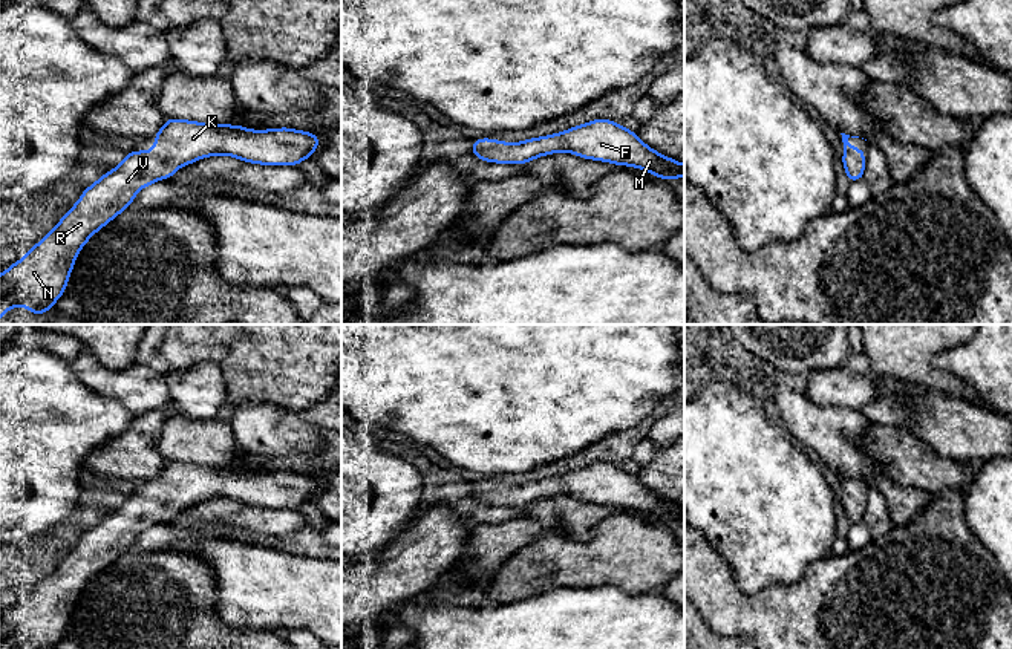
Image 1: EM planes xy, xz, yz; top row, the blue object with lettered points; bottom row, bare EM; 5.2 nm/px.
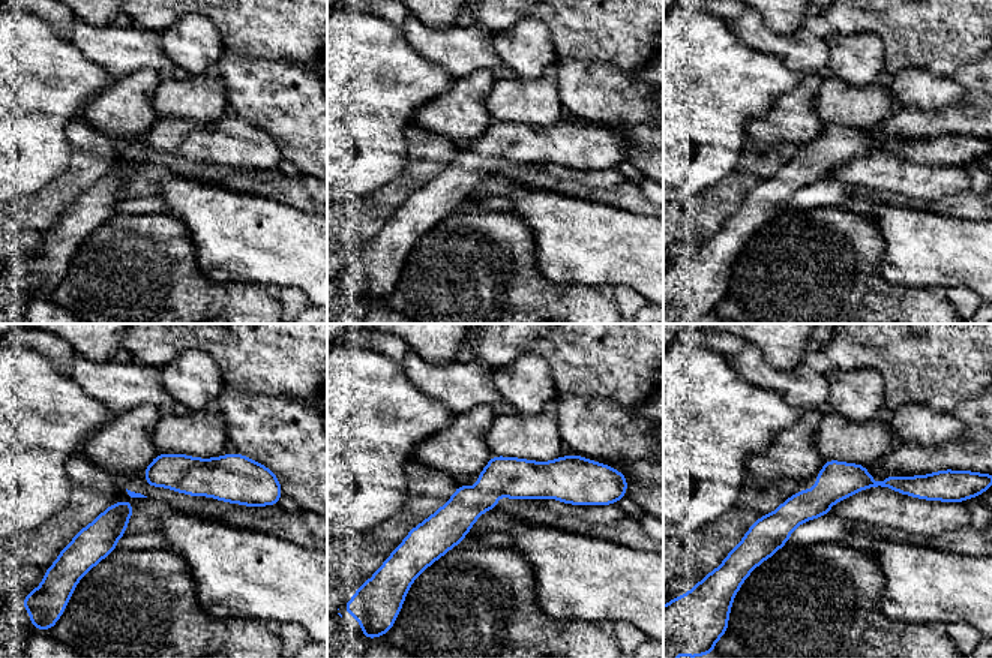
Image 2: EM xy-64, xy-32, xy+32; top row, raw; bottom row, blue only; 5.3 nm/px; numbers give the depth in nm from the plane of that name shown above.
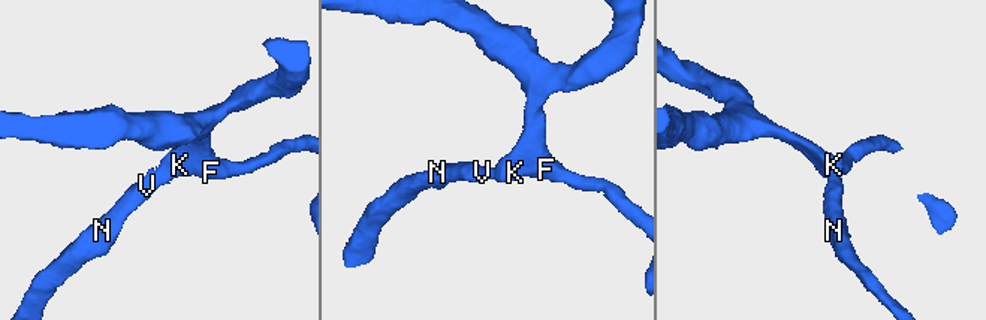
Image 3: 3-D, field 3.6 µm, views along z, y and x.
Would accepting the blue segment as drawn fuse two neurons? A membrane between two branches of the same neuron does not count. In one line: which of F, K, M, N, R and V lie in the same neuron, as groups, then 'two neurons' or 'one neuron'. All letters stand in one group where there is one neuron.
F K M N R V | one neuron

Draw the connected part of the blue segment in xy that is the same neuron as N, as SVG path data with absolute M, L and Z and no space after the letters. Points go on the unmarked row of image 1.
M173 461L165 462L153 481L153 493L127 496L116 511L83 534L51 576L0 618L0 649L54 649L86 585L130 550L141 531L173 520L179 510L214 497L262 508L299 508L322 487L312 475L288 470L248 473Z

